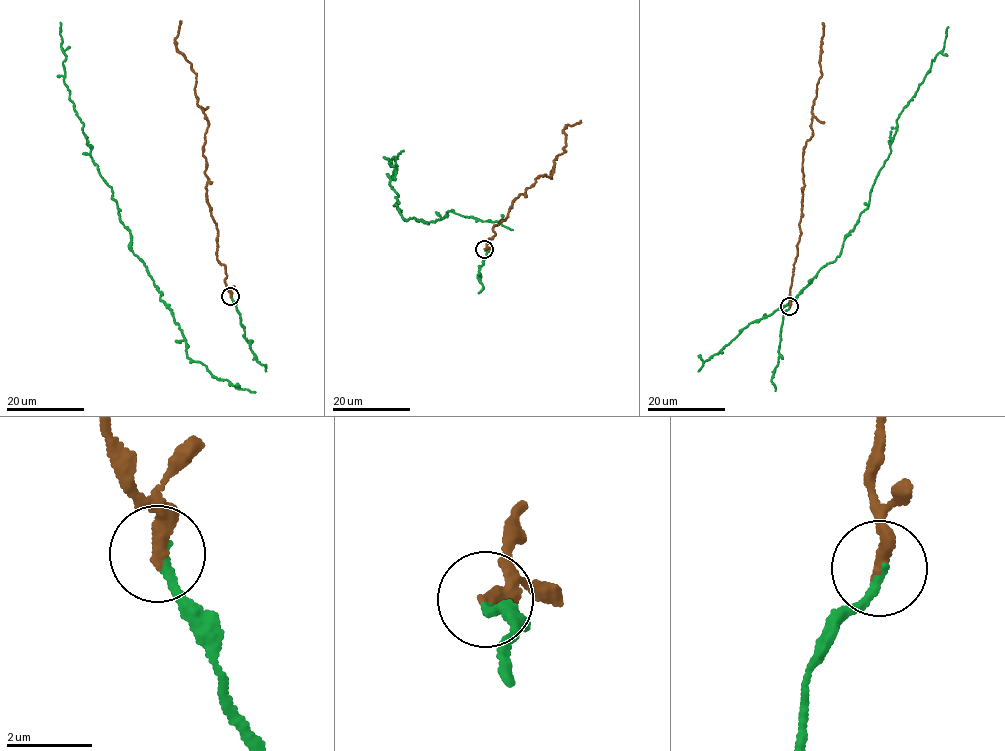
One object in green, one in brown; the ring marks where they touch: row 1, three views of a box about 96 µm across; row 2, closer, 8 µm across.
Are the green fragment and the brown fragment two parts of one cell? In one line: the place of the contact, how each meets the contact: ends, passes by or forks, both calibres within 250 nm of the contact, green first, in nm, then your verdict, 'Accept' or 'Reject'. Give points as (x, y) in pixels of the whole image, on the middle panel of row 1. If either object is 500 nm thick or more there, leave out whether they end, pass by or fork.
Place: (484, 249). At the ring green ends. At the ring brown ends. Thickness 190 nm (green) against 320 nm. Accept

